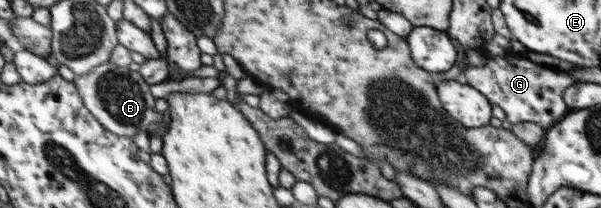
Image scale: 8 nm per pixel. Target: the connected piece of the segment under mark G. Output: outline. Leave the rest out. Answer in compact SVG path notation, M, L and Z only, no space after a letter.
M494 56L487 58L484 65L469 65L461 79L465 84L482 92L492 104L498 104L512 125L534 123L542 128L552 128L571 111L567 102L563 100L563 93L578 81L569 71L560 72L548 68L538 63L534 64L524 56L522 62L518 62L516 56Z

